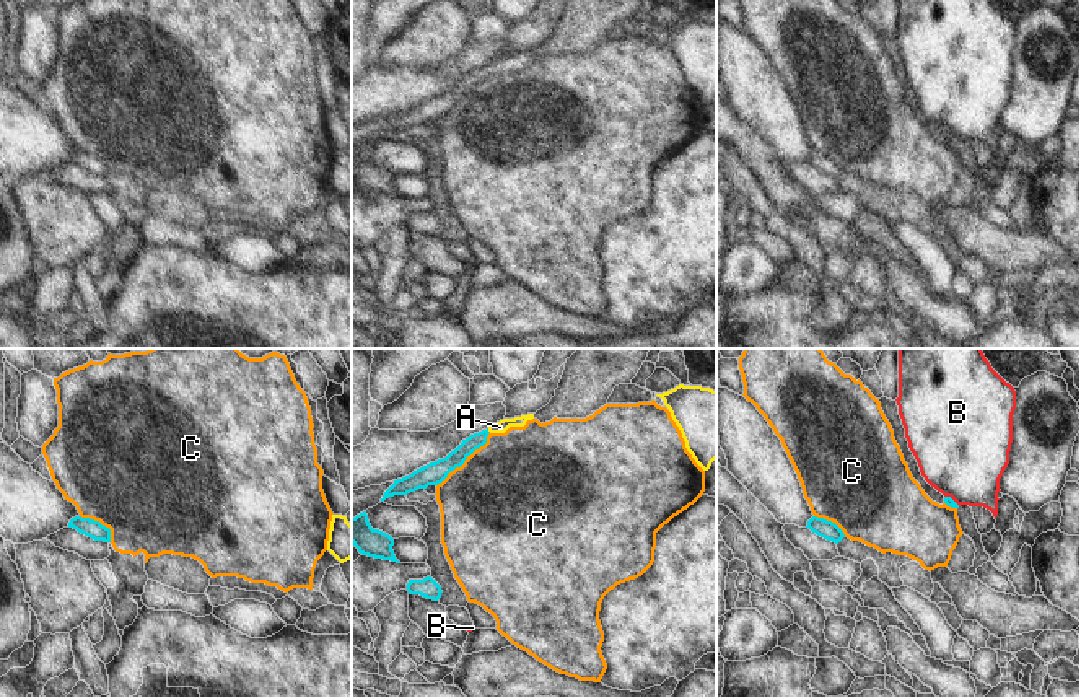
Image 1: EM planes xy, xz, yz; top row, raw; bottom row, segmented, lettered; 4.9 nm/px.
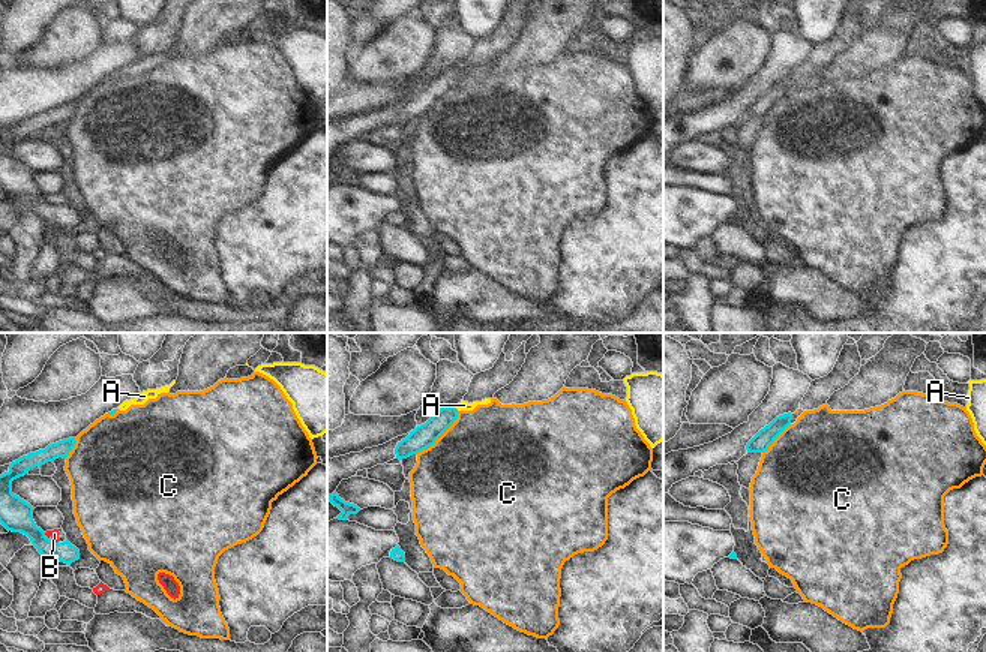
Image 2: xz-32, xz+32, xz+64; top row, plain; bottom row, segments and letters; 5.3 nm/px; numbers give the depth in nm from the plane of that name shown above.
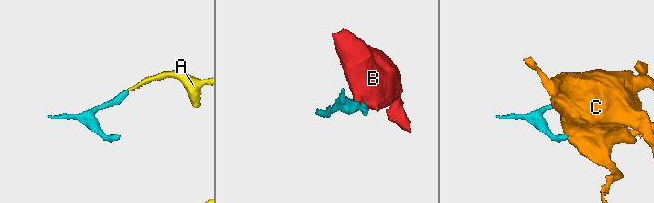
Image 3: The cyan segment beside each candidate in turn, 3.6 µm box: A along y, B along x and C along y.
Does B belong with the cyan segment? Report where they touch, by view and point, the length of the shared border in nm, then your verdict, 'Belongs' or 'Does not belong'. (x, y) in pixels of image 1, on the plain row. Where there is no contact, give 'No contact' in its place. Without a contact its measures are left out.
Touches cyan at yz (951, 134). Shared border 90 nm. Does not belong.

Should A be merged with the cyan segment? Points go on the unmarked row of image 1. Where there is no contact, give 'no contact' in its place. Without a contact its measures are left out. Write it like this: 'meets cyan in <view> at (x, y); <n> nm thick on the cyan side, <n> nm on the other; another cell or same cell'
meets cyan in xz at (487, 65); 90 nm thick on the cyan side, 60 nm on the other; same cell

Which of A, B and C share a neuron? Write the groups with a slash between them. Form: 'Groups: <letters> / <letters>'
Groups: A / B / C.

